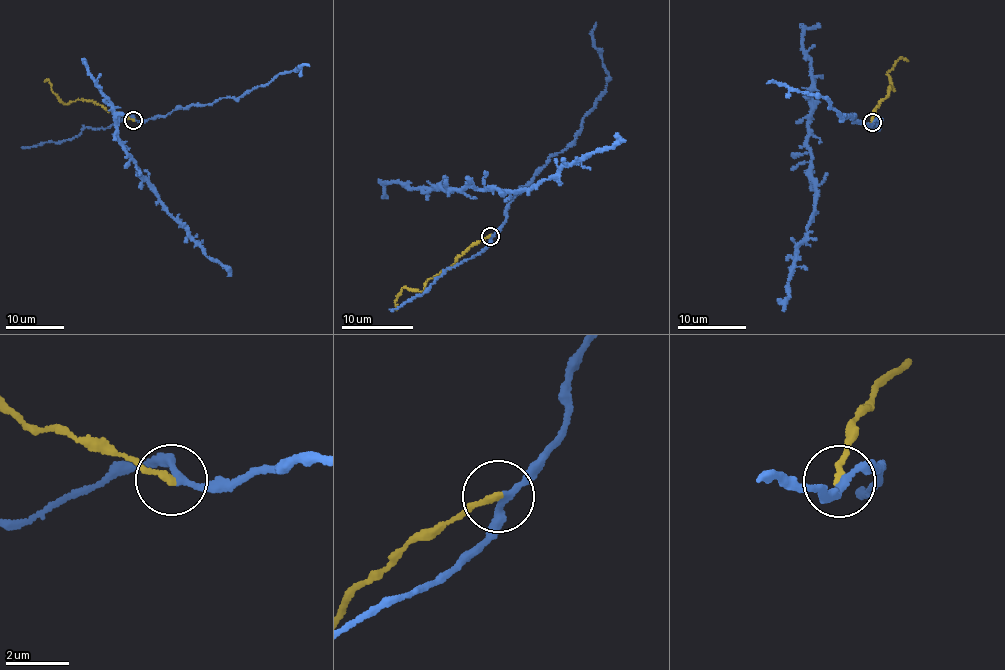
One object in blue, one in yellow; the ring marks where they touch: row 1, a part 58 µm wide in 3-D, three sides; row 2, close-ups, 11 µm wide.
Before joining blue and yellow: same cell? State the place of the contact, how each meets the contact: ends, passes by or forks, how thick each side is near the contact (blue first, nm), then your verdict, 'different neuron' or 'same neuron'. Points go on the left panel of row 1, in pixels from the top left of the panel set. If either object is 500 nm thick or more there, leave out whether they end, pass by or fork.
(133, 120) | blue passes by | yellow ends | 200/190 nm | different neuron

